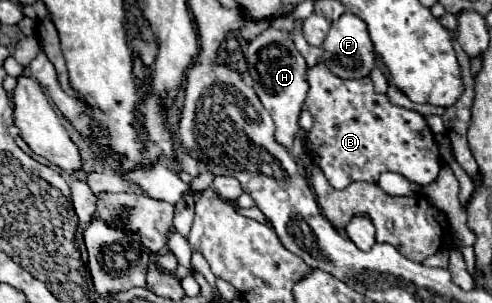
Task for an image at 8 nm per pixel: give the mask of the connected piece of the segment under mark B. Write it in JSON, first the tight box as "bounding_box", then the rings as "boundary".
{"bounding_box":[307,64,441,188],"boundary":[[[317,64],[307,70],[307,82],[309,82],[309,92],[307,92],[307,110],[313,114],[313,130],[309,132],[309,154],[319,162],[323,168],[327,180],[335,188],[345,188],[351,182],[363,180],[363,182],[377,182],[383,172],[397,172],[405,176],[407,180],[427,186],[435,176],[439,174],[441,168],[441,154],[435,142],[435,134],[427,126],[425,118],[413,110],[399,108],[389,102],[385,94],[377,94],[373,90],[371,78],[359,78],[359,80],[343,80],[335,74],[331,74],[325,64]]]}

